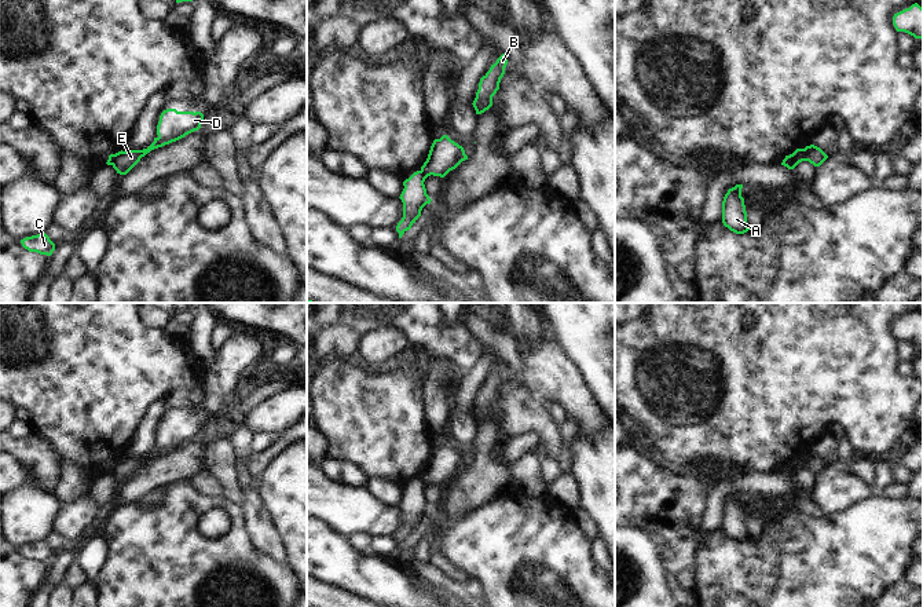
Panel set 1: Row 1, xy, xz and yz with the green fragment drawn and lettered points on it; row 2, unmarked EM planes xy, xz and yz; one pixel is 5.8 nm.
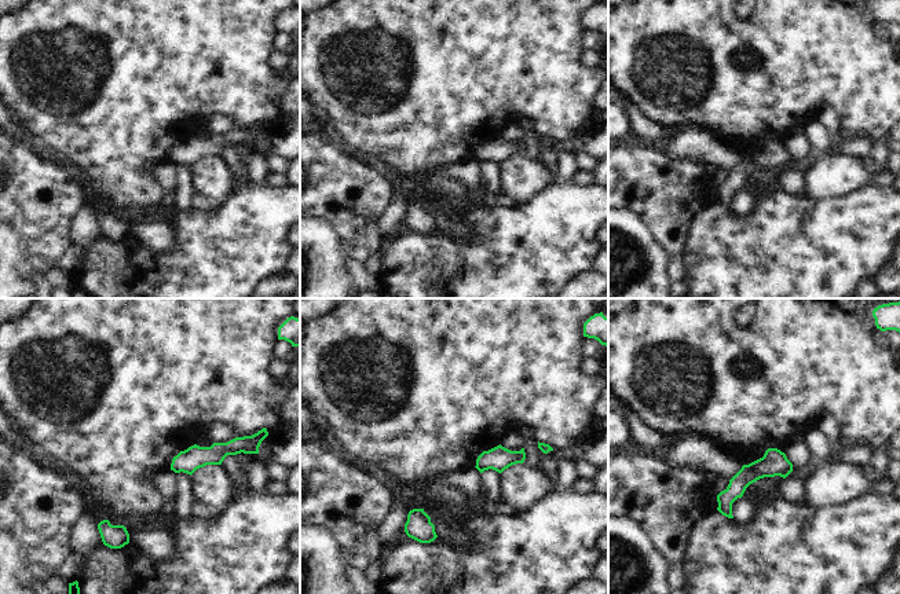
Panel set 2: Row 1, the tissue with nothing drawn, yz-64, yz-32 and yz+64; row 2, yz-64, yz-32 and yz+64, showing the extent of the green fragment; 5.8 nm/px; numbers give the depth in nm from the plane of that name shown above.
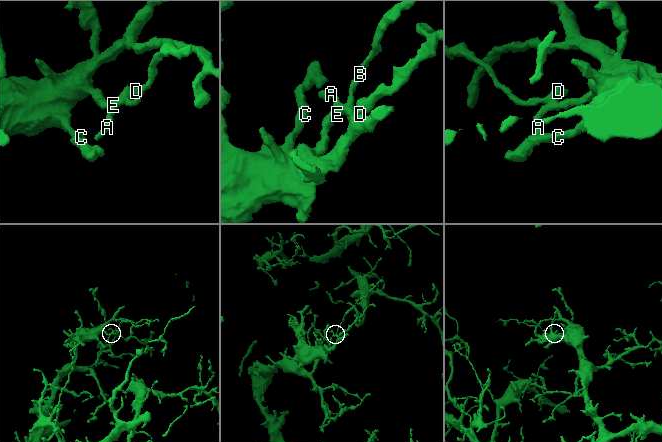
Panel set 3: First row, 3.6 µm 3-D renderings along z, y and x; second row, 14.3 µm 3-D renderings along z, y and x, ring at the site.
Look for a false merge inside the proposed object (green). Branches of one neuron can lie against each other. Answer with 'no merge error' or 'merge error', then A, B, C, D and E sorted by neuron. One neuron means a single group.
merge error; A B D E / C

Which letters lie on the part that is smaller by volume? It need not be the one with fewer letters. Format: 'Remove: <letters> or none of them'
Remove: A, B, D, E.

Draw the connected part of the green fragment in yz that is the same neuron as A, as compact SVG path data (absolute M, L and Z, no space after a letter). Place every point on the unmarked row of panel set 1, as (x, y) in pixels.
M743 493L729 497L722 509L722 531L736 542L744 542L750 538L741 497Z

